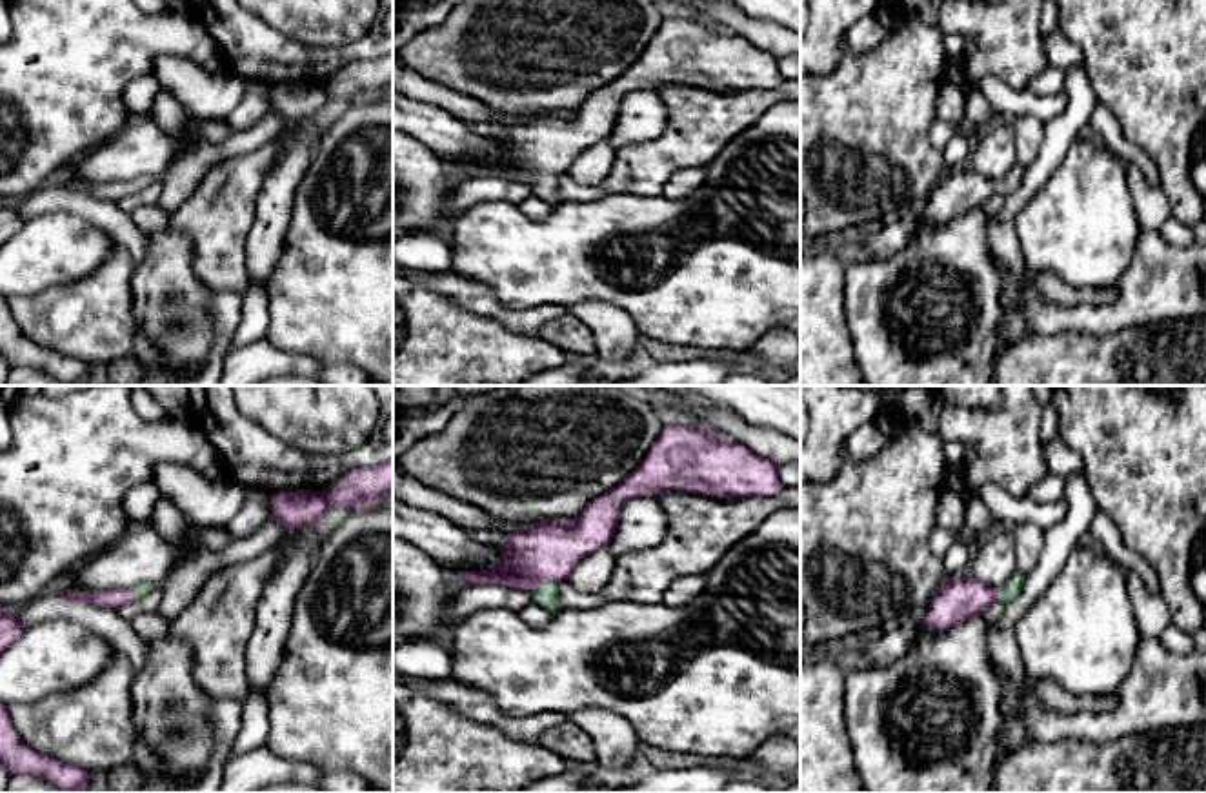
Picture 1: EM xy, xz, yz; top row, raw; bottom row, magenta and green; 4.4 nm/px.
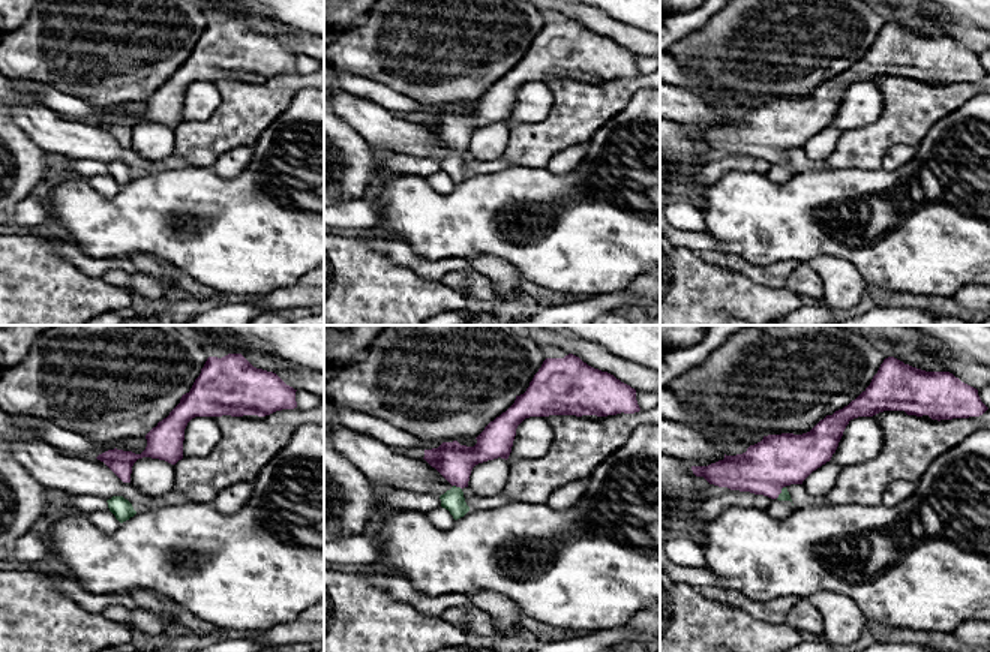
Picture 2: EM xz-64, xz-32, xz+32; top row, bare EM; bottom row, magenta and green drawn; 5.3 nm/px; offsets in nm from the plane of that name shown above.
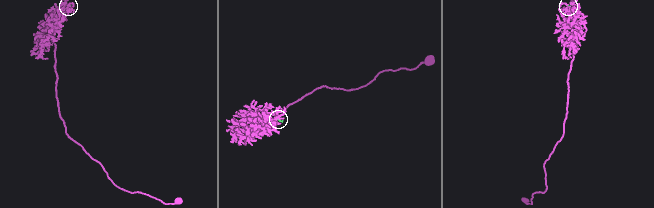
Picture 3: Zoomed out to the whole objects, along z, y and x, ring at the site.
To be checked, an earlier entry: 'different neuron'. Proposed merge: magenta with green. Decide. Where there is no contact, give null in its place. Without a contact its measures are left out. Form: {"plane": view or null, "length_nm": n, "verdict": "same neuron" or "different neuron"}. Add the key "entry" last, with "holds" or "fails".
{"plane": "xz", "length_nm": 130, "verdict": "same neuron", "entry": "fails"}

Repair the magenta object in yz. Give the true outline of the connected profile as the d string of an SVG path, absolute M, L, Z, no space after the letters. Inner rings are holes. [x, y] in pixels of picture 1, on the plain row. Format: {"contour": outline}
{"contour": "M1019 164L999 180L988 178L970 166L946 171L920 215L935 224L950 222L973 207L980 207L995 193L1011 195L1020 186L1024 173L1026 167Z"}

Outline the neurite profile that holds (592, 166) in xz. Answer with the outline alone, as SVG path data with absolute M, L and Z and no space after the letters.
M600 140L575 156L568 175L580 186L600 186L611 171L615 155L617 149L608 140Z

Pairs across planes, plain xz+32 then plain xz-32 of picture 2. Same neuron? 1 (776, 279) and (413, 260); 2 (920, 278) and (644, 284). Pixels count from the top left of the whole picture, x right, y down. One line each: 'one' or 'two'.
1: one
2: two

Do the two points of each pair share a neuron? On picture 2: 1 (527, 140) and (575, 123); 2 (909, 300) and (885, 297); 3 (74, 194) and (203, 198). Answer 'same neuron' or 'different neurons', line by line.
1: same neuron
2: same neuron
3: same neuron

